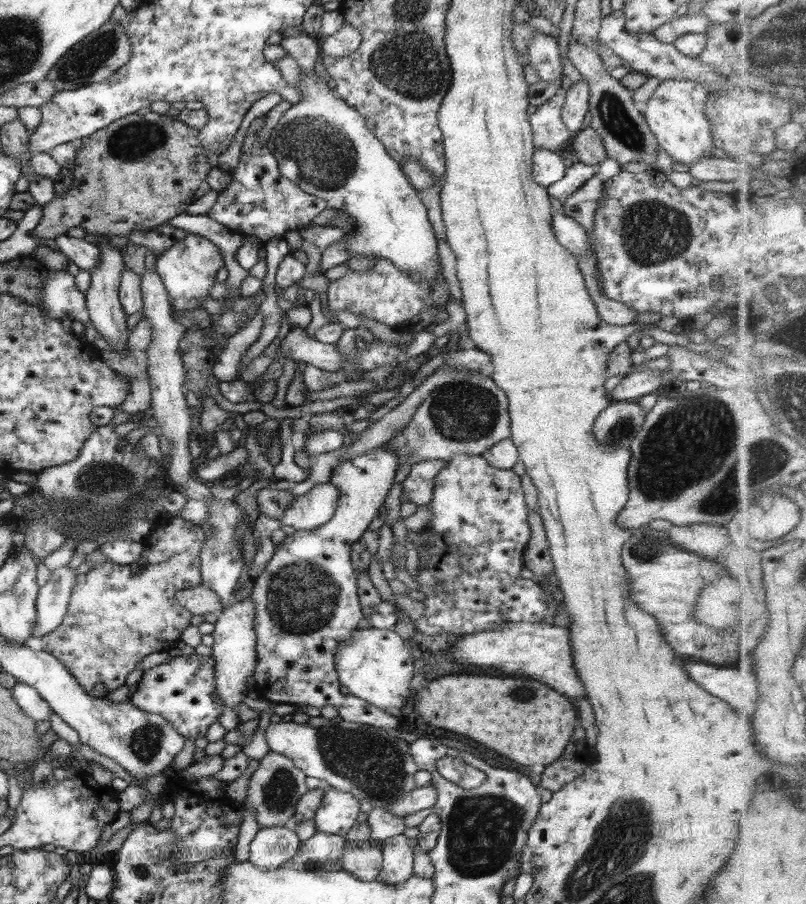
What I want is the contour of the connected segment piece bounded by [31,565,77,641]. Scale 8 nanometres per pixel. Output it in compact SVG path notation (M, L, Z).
M68 565L52 570L52 576L47 584L39 588L35 602L37 609L36 634L32 641L52 632L63 622L68 613L72 590L77 580L76 570Z

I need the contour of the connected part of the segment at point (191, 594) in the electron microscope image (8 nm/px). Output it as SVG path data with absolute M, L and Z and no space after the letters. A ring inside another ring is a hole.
M203 585L185 590L178 590L176 600L185 610L192 615L203 616L204 614L218 614L221 611L221 600L216 594Z

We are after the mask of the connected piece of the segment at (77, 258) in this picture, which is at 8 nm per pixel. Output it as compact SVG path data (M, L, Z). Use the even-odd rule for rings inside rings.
M60 234L55 238L60 252L72 260L82 270L92 272L100 262L100 247L82 238L74 238L68 234Z

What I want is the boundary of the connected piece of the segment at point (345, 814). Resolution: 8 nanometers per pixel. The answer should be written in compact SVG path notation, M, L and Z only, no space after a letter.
M324 785L324 798L312 820L320 832L344 838L358 820L360 799L352 793Z

